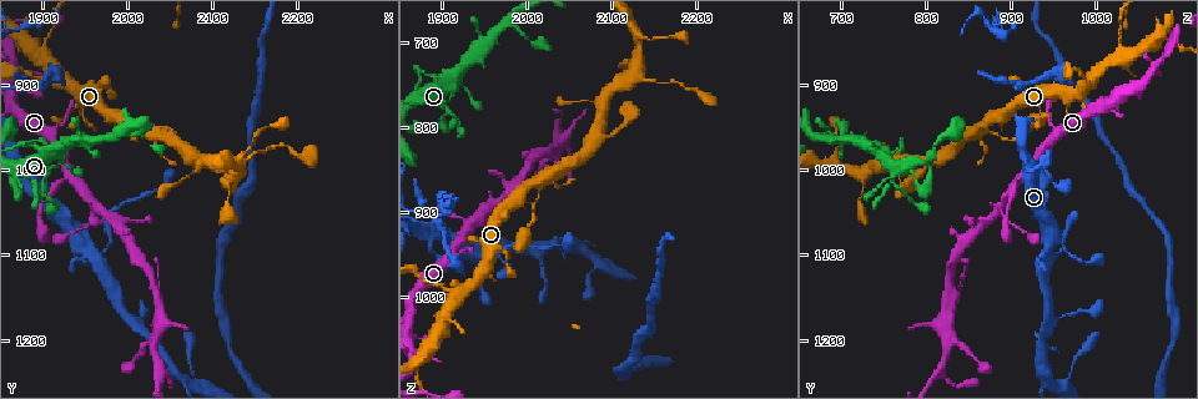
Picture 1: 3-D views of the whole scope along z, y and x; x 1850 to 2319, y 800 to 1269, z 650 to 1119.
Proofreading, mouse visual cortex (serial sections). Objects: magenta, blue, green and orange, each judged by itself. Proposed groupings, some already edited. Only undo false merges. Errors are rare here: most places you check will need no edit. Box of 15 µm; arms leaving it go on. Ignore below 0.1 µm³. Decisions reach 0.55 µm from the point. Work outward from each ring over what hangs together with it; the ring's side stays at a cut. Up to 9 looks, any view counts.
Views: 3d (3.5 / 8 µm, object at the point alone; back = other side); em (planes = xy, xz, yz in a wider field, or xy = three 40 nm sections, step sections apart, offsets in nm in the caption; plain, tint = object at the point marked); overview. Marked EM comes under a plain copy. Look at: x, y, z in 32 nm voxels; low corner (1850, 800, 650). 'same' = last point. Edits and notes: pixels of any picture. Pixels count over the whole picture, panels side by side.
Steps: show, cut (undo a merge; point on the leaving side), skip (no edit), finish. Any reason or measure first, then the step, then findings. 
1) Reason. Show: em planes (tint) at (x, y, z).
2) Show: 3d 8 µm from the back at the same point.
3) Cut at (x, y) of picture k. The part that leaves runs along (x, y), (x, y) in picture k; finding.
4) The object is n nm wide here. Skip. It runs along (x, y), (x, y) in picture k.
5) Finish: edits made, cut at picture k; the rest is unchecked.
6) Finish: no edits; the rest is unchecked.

Show: 3d 3.5 µm at (1890, 1010, 945).

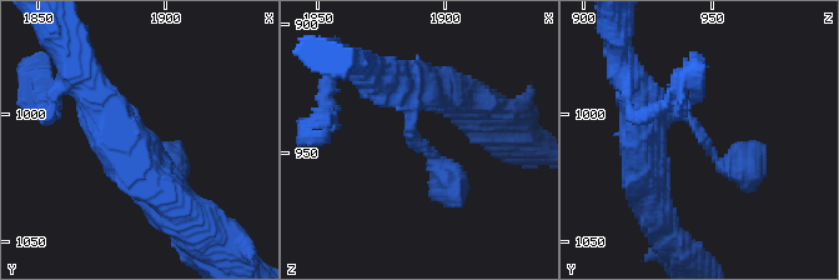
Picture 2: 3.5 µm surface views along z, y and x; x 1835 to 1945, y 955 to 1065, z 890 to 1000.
Show: em xy step 1 (tint) at (1888, 1009, 946).

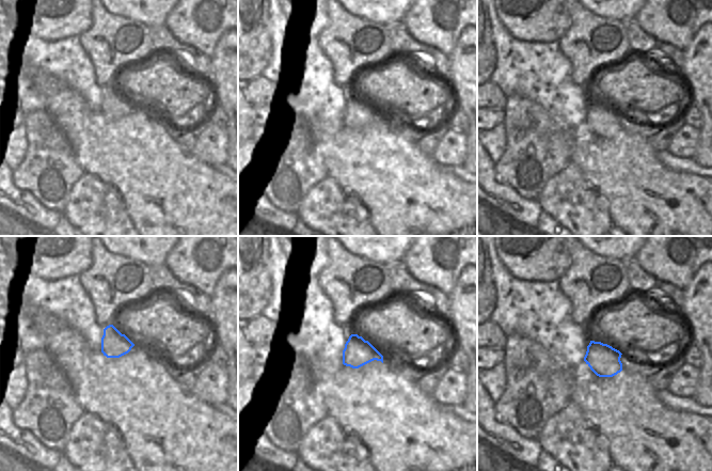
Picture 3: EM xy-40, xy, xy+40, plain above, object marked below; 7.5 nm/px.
Skip. It runs along (411, 84), (411, 138), (453, 195) in picture 2; continuous, no second cell.

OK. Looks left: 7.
Calibre changes. Show: 3d 3.5 µm at (1940, 1065, 945).

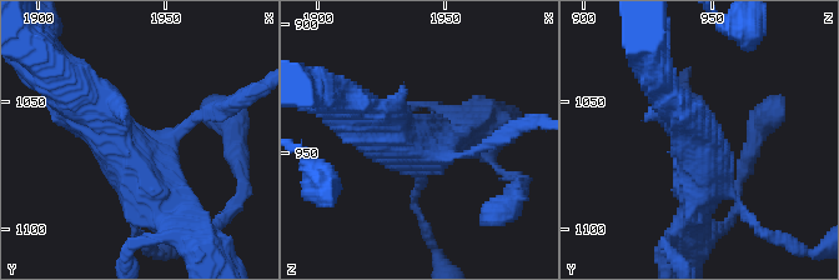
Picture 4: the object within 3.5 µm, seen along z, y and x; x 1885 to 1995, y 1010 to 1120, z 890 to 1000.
Shape alone is not enough. Show: em planes (tint) at (1938, 1065, 948).

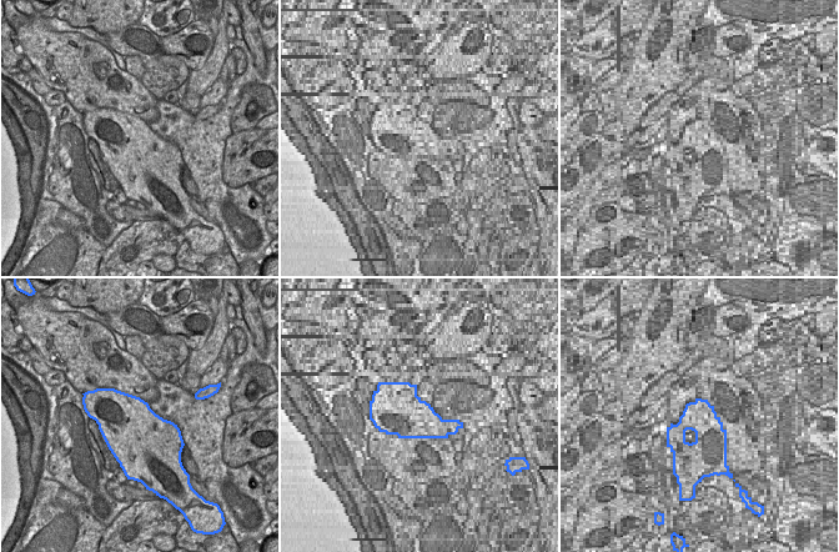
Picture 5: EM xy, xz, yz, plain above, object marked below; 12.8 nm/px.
Skip. It runs along (65, 93), (169, 204) in picture 4; continuous, no second cell.

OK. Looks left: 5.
Branch point. Show: 3d 3.5 µm at (1920, 900, 995).

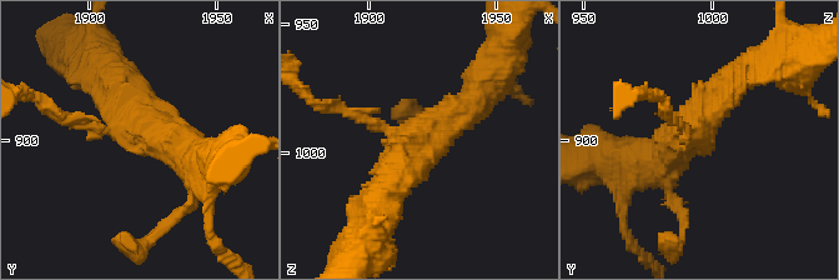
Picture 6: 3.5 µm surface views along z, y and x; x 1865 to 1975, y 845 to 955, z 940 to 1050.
3 arms meet here; the arms are 150, 400, 450 nm wide; need the tissue. Show: em xy step 3 (tint) at (1916, 896, 994).

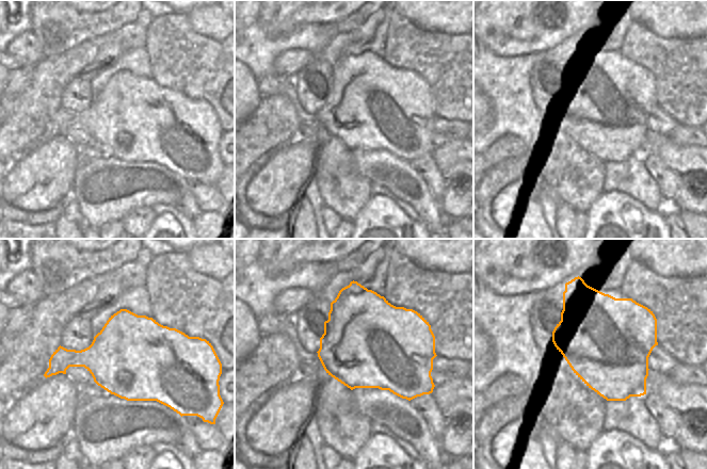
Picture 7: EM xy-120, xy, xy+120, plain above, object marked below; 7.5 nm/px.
Skip. It runs along (652, 161), (662, 161), (752, 66) in picture 6; all the same cell.

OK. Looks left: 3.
Side arm on a straight run. Show: 3d 3.5 µm from the back at (1930, 1005, 915).

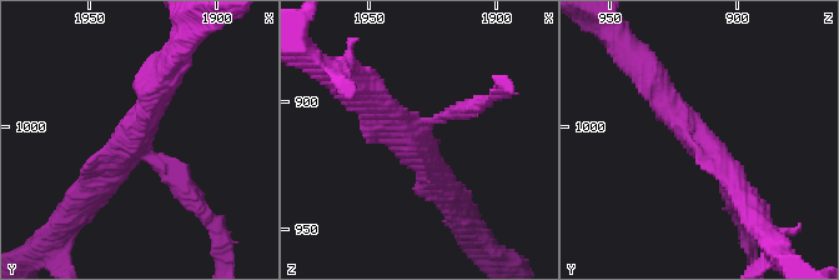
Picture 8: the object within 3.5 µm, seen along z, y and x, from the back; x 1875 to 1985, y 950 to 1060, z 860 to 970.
3 arms meet here; the arms are 200, 350, 350 nm wide. Show: em xy step 5 (tint) at (1934, 1007, 913).

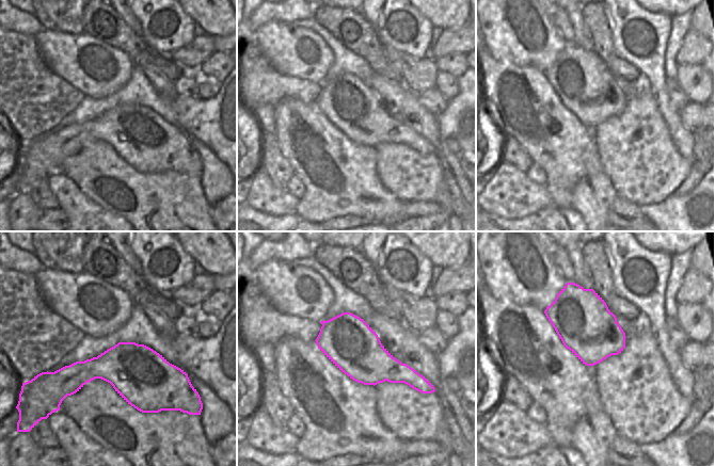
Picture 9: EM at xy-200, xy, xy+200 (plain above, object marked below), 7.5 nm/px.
The object is 400 nm wide here. Skip. It runs along (652, 81), (723, 165), (748, 204) in picture 8; continuous, no second cell.

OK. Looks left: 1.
Finish: no edits; the rest is unchecked.

